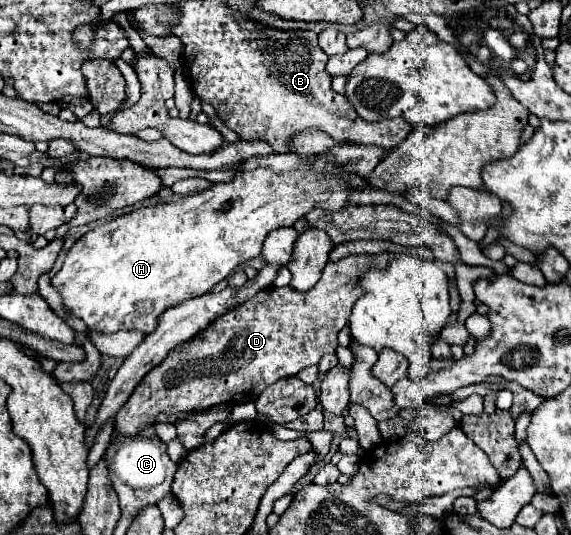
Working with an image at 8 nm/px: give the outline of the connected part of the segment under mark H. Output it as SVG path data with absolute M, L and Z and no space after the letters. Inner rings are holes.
M270 168L236 172L230 182L212 184L204 192L182 196L170 204L132 210L90 230L70 248L62 270L52 278L52 286L62 294L64 304L72 314L86 322L88 330L108 334L118 330L140 330L148 334L156 328L158 316L166 308L206 294L212 286L228 278L240 264L260 256L268 232L292 226L312 208L342 212L350 204L348 186L364 190L368 180L350 172L324 174L316 170L290 170L276 174Z

